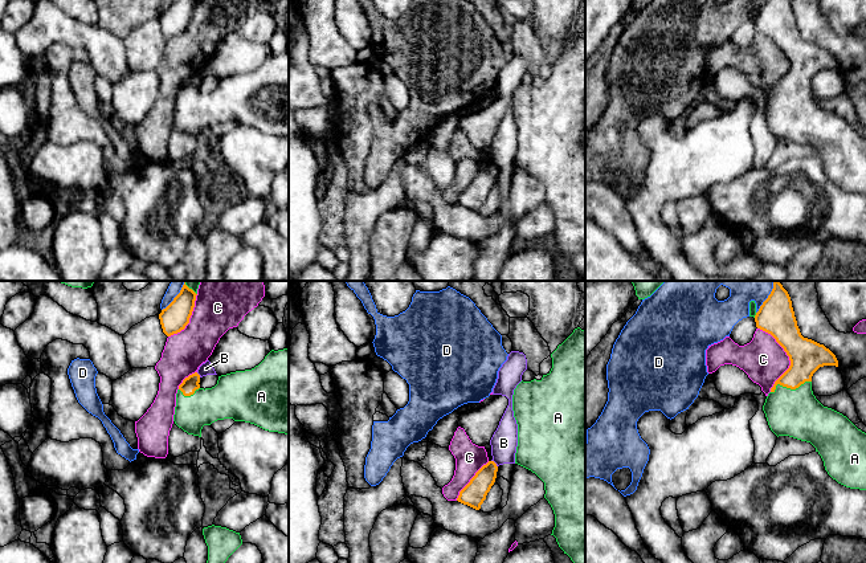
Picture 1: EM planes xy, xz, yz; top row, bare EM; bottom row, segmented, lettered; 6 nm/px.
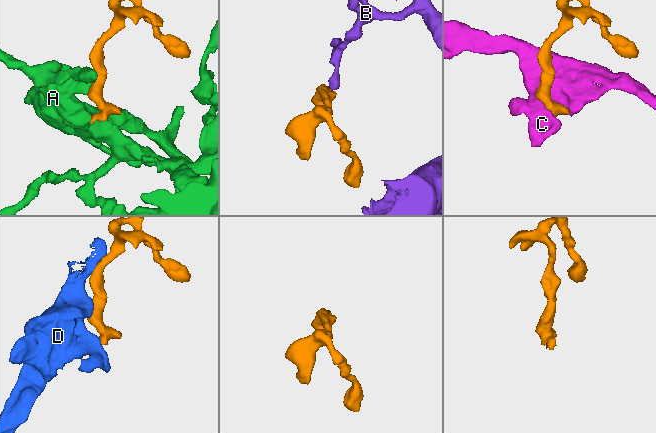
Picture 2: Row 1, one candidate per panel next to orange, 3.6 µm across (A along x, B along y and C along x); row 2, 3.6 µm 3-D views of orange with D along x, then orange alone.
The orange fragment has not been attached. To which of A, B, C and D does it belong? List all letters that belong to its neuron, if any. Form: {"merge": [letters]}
{"merge": ["A"]}

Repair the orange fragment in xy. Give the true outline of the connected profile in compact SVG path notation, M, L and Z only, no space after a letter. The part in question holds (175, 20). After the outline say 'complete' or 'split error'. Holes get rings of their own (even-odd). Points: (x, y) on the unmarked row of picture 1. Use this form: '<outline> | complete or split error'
M175 0L159 17L163 36L167 40L180 36L189 26L196 0Z | complete

